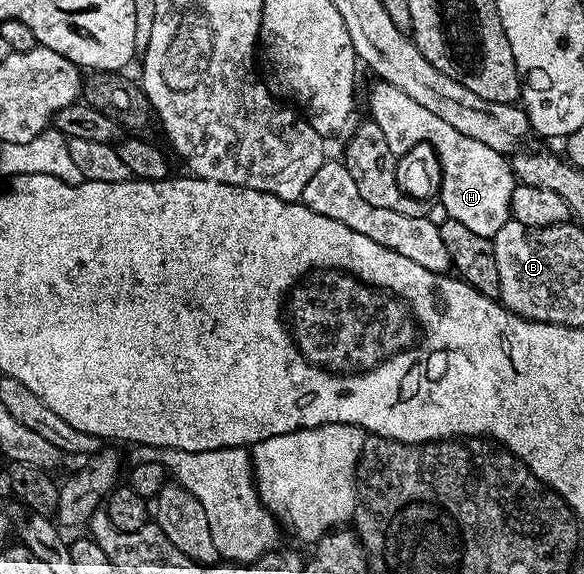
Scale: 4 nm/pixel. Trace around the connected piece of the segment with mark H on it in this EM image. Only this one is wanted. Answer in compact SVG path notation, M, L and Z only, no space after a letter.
M376 81L369 94L370 117L381 127L389 150L401 157L418 143L429 143L439 156L442 182L439 202L450 219L462 222L473 234L493 238L507 220L512 219L511 199L517 183L511 170L511 161L504 153L485 146L441 122L437 114L429 114L425 106L418 105L404 91L391 83Z

